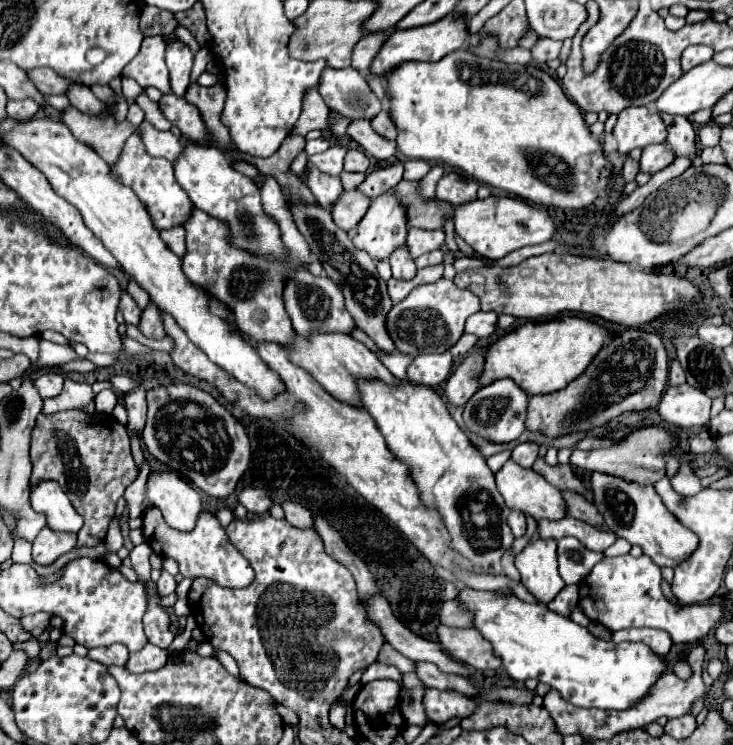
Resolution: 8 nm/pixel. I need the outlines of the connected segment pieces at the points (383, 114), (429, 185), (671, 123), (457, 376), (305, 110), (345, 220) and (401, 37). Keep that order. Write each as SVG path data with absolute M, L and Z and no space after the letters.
M380 111L380 115L376 115L372 121L372 127L374 127L374 131L376 133L380 133L382 137L386 137L386 139L390 139L390 141L394 141L396 139L396 135L398 135L398 131L396 131L396 125L392 123L392 117L390 117L390 111Z
M432 167L432 169L420 179L420 195L422 195L424 201L436 199L434 189L436 189L436 183L438 183L438 179L440 179L442 175L444 175L444 169L442 169L442 167Z
M660 115L668 129L670 147L678 157L696 157L696 131L688 117L680 115Z
M476 347L470 355L466 355L466 359L462 361L462 365L450 375L450 379L446 381L444 387L444 399L446 403L458 407L458 405L466 405L466 401L478 391L478 371L482 371L480 365L484 365L484 347Z
M310 87L310 91L304 93L304 103L302 103L302 115L298 123L294 123L290 135L306 135L312 129L326 129L326 117L328 117L328 107L322 101L320 93Z
M360 189L344 191L344 195L340 195L340 199L336 199L336 203L330 209L334 223L344 231L356 227L368 211L370 201L372 199L368 199Z
M452 13L448 17L444 17L444 19L440 19L440 21L424 25L424 27L406 29L406 31L394 31L394 33L388 35L388 39L384 41L380 53L372 61L370 73L376 75L376 77L386 77L388 73L392 73L398 65L402 65L406 61L440 61L444 55L464 47L466 37L468 37L466 19L458 19Z

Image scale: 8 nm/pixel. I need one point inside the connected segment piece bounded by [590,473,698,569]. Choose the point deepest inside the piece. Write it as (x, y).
(636, 513)

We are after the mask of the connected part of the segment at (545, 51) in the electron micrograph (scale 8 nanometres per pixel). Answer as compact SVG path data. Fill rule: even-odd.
M540 37L536 41L536 45L530 49L532 61L536 65L546 65L548 61L558 59L560 49L562 49L562 41L554 41L554 39L548 39L548 37Z

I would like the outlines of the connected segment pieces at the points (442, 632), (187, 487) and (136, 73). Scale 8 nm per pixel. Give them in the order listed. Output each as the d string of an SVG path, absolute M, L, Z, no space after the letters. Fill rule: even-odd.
M440 625L438 637L442 647L454 659L466 663L468 667L474 667L480 671L500 667L500 659L496 659L492 645L488 645L486 639L476 629L454 629L454 627Z
M156 471L146 483L148 499L162 511L166 523L178 531L192 531L202 513L200 493L174 471Z
M156 35L156 37L146 37L142 41L140 53L124 67L122 77L134 79L140 87L156 87L164 95L172 93L168 87L168 67L164 63L164 51L166 51L166 39Z

